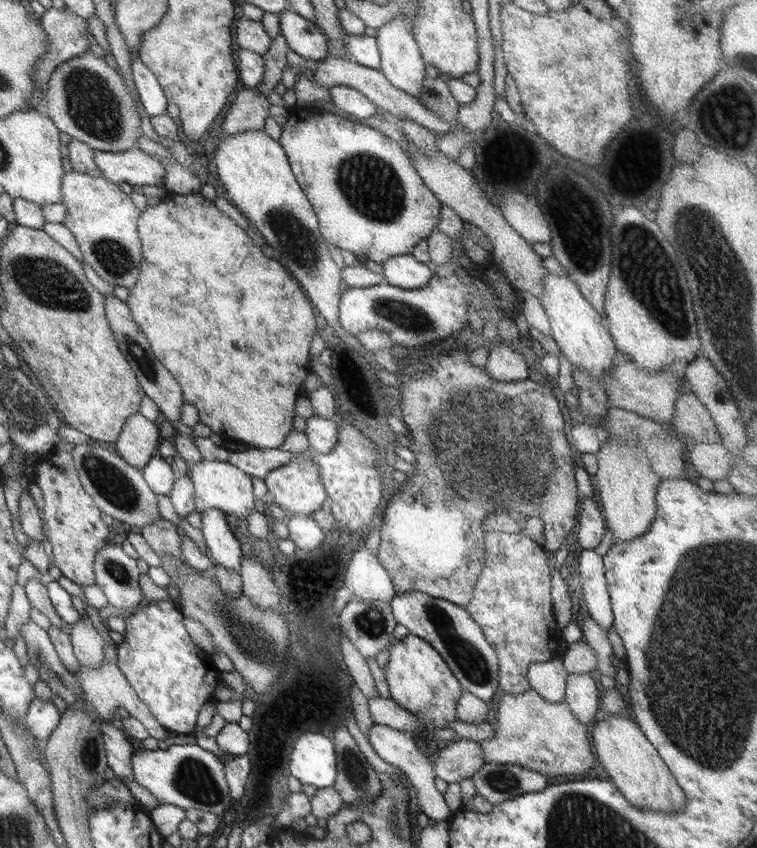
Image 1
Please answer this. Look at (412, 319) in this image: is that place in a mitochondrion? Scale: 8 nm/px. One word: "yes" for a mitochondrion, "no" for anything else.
yes

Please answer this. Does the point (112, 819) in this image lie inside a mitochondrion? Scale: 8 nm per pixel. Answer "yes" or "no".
no

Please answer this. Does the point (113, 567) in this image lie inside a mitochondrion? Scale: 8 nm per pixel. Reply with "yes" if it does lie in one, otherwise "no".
yes

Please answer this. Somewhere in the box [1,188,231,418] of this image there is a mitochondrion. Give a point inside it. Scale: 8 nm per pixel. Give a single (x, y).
(51, 284)

